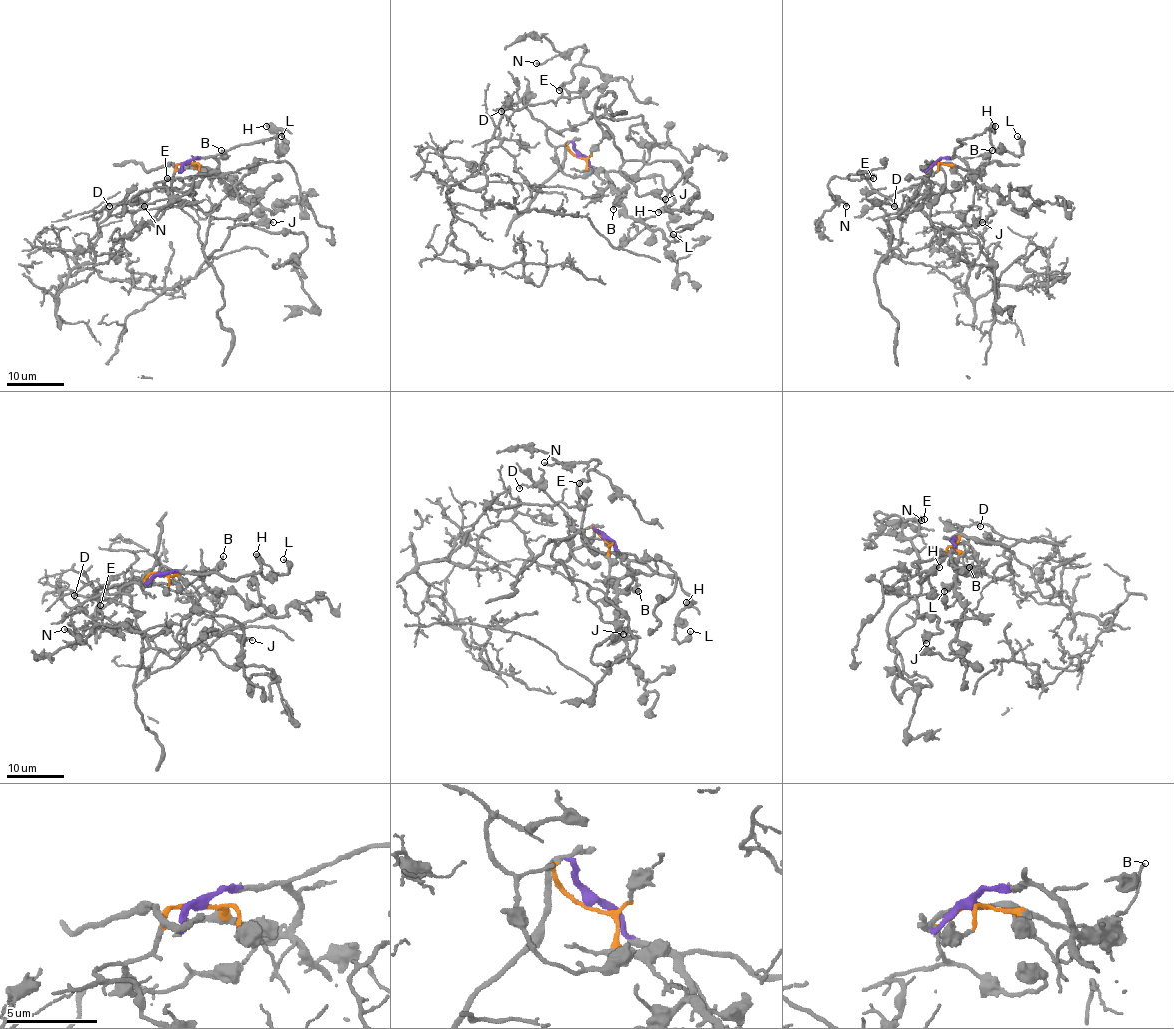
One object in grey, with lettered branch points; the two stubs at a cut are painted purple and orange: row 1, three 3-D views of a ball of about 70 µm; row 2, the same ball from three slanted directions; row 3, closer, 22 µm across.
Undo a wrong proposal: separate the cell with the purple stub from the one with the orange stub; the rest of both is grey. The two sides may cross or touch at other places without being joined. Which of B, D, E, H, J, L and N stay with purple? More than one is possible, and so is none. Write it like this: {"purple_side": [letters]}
{"purple_side": ["B", "H", "L"]}

